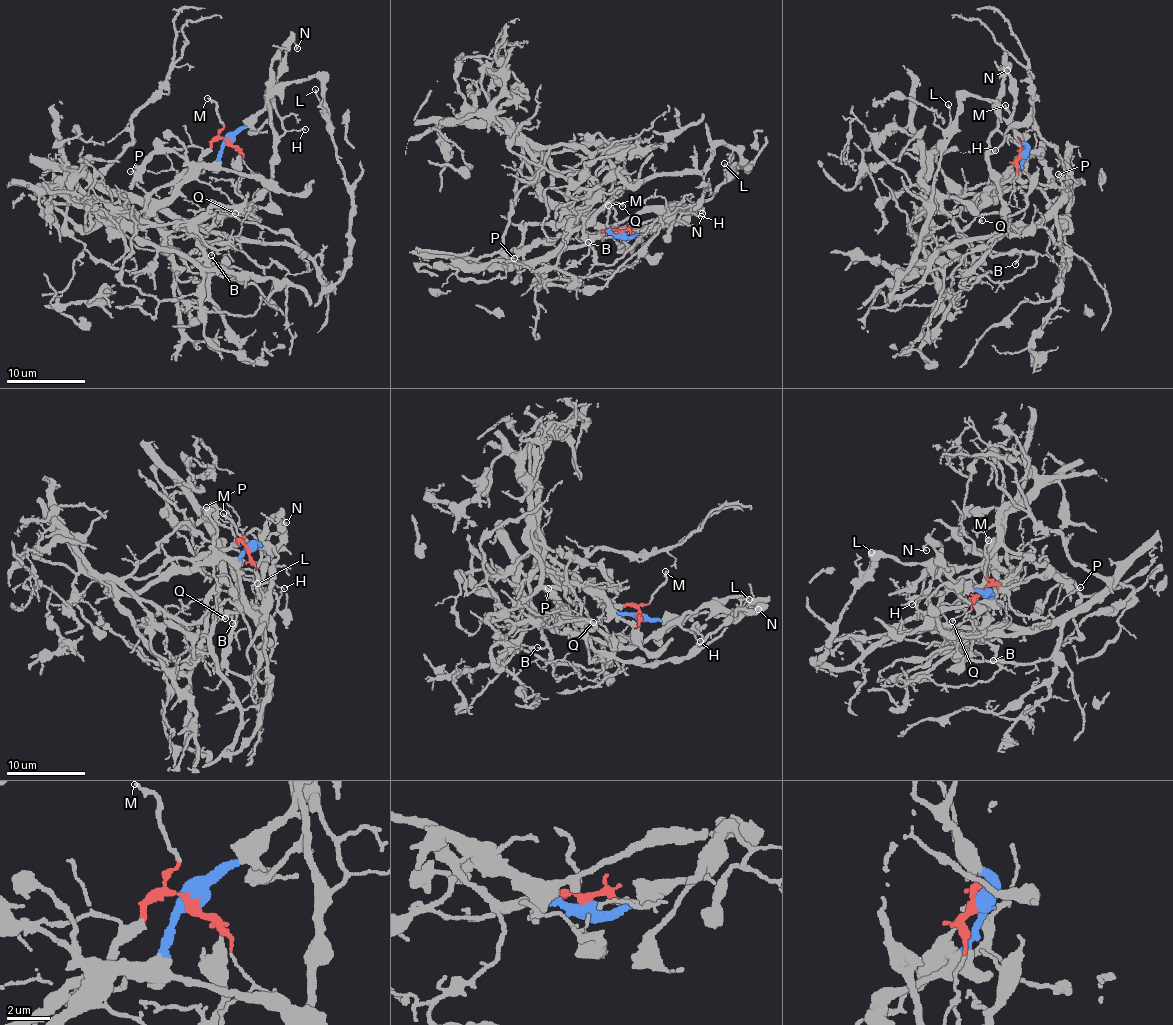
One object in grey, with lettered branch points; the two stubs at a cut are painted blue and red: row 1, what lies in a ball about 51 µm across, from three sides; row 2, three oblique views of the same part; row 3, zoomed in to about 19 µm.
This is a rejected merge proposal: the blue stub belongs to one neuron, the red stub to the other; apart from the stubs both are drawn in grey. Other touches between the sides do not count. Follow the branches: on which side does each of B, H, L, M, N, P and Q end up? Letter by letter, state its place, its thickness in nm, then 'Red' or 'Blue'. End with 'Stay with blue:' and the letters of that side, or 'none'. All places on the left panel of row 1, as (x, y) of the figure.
B: Place: (211, 255). Thickness 130 nm. Red
H: Place: (305, 129). Thickness 100 nm. Blue
L: Place: (315, 89). Thickness 110 nm. Blue
M: Place: (207, 98). Thickness 200 nm. Red
N: Place: (297, 48). Thickness 140 nm. Blue
P: Place: (130, 171). Thickness 130 nm. Red
Q: Place: (235, 213). Thickness 120 nm. Red
Stay with blue: H, L, N

